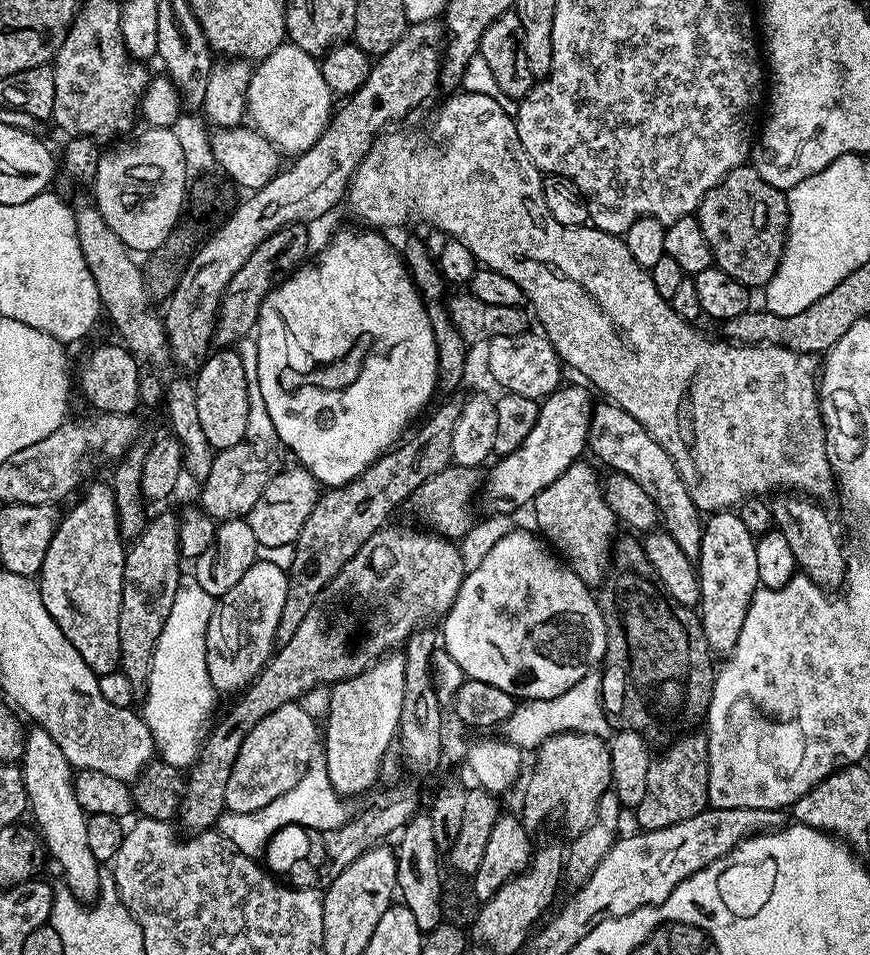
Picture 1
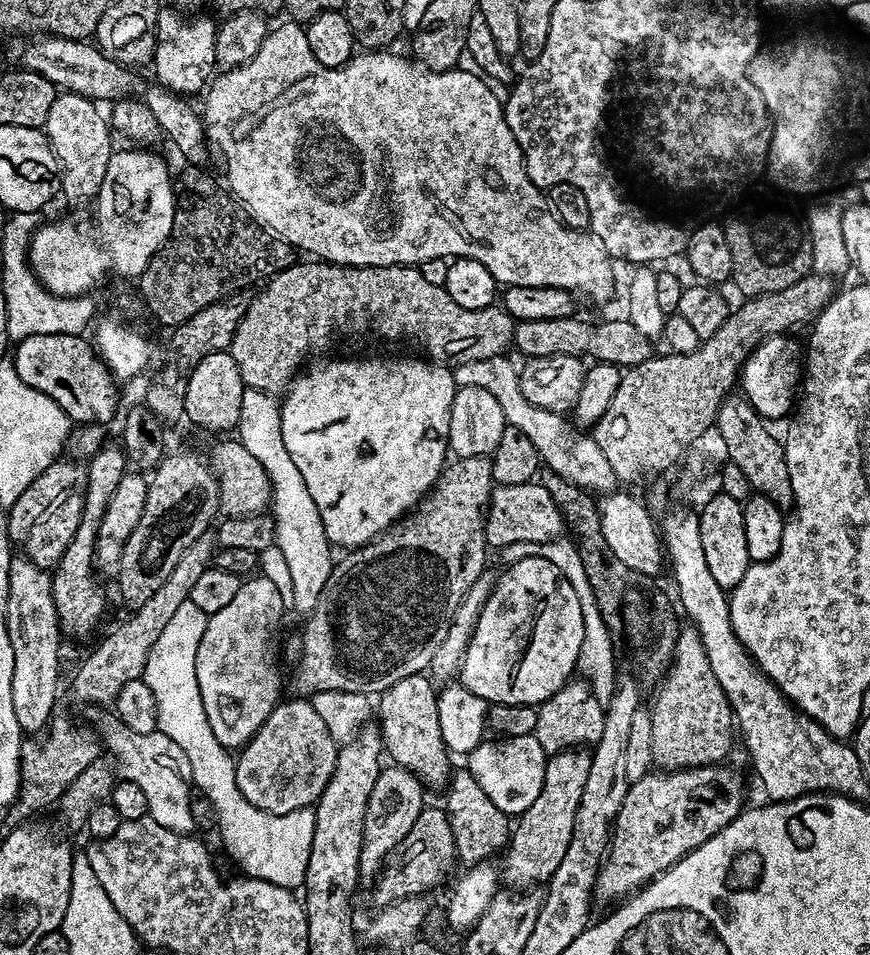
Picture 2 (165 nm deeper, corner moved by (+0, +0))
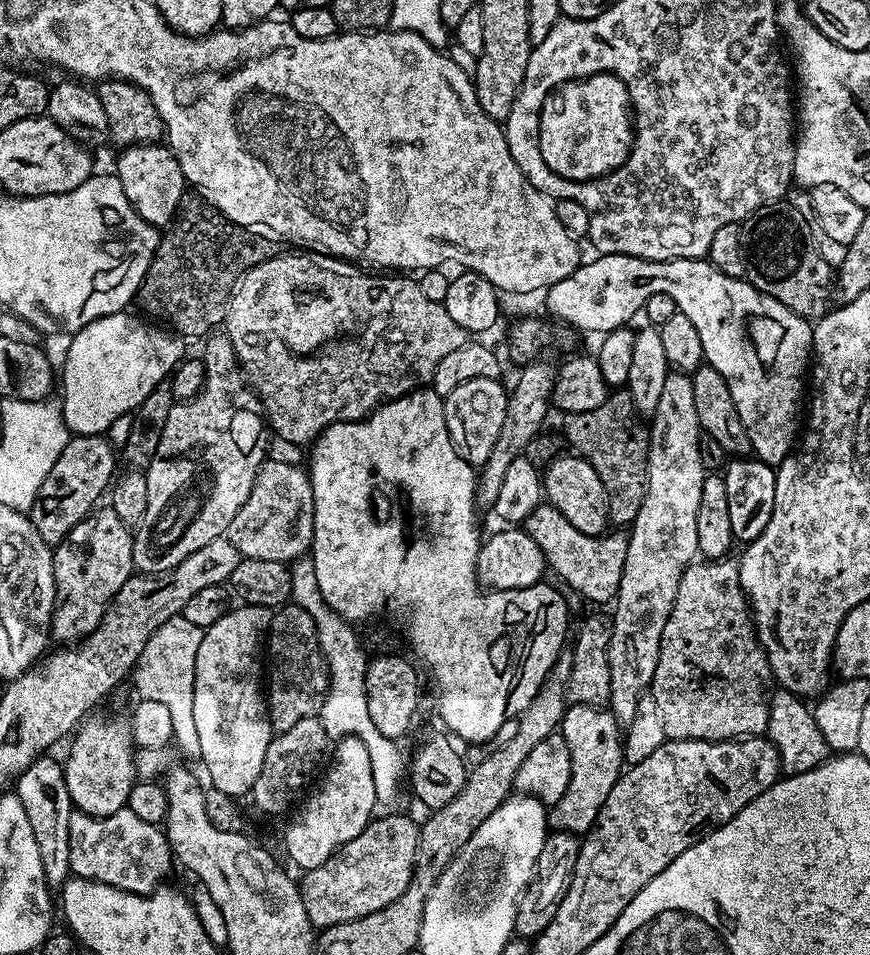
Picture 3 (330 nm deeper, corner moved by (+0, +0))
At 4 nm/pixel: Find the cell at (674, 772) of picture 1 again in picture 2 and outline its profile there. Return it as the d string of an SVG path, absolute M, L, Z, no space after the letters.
M681 627L672 663L660 682L656 701L650 705L653 765L665 772L676 772L679 768L701 768L727 761L732 732L734 736L732 708L722 686L718 686L718 678L714 678L714 670L710 670L710 658L706 658L702 638L695 627Z

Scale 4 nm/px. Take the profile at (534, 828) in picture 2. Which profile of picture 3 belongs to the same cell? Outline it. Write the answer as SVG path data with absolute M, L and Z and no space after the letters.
M573 704L565 710L558 731L570 750L570 780L566 794L551 805L548 826L558 832L587 834L625 767L622 726L607 707Z

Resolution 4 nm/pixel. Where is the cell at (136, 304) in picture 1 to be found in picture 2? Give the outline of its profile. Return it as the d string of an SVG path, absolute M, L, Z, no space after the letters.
M61 91L54 106L50 106L42 129L60 167L60 192L72 204L91 205L95 201L114 151L109 121L96 108L99 107L93 101L78 93Z

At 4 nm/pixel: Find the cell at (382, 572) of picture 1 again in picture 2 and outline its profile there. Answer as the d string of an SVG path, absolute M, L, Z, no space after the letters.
M475 456L474 458L456 458L451 462L445 463L444 470L436 480L436 485L432 487L431 492L428 493L426 499L413 511L411 514L404 517L402 523L399 526L393 527L391 530L384 533L383 536L377 536L376 539L371 540L369 544L364 545L363 548L358 548L347 553L348 556L345 560L337 559L332 565L332 573L330 578L326 582L326 586L322 590L322 594L318 598L318 602L314 606L312 612L307 613L306 619L308 620L304 624L304 632L302 631L302 643L300 645L300 658L295 665L296 677L292 680L292 688L297 697L311 698L316 695L317 692L362 692L365 694L379 694L386 691L390 686L394 686L394 682L402 682L402 678L410 678L411 676L419 676L431 665L434 658L434 650L438 650L438 646L442 646L442 638L446 638L446 630L450 626L450 622L454 618L454 614L458 610L458 606L462 602L462 598L466 598L466 590L470 590L470 586L474 582L478 582L480 575L486 571L486 565L484 564L488 560L490 555L487 542L484 540L484 518L488 514L488 504L492 500L492 489L494 487L494 481L492 478L492 461L486 456Z

